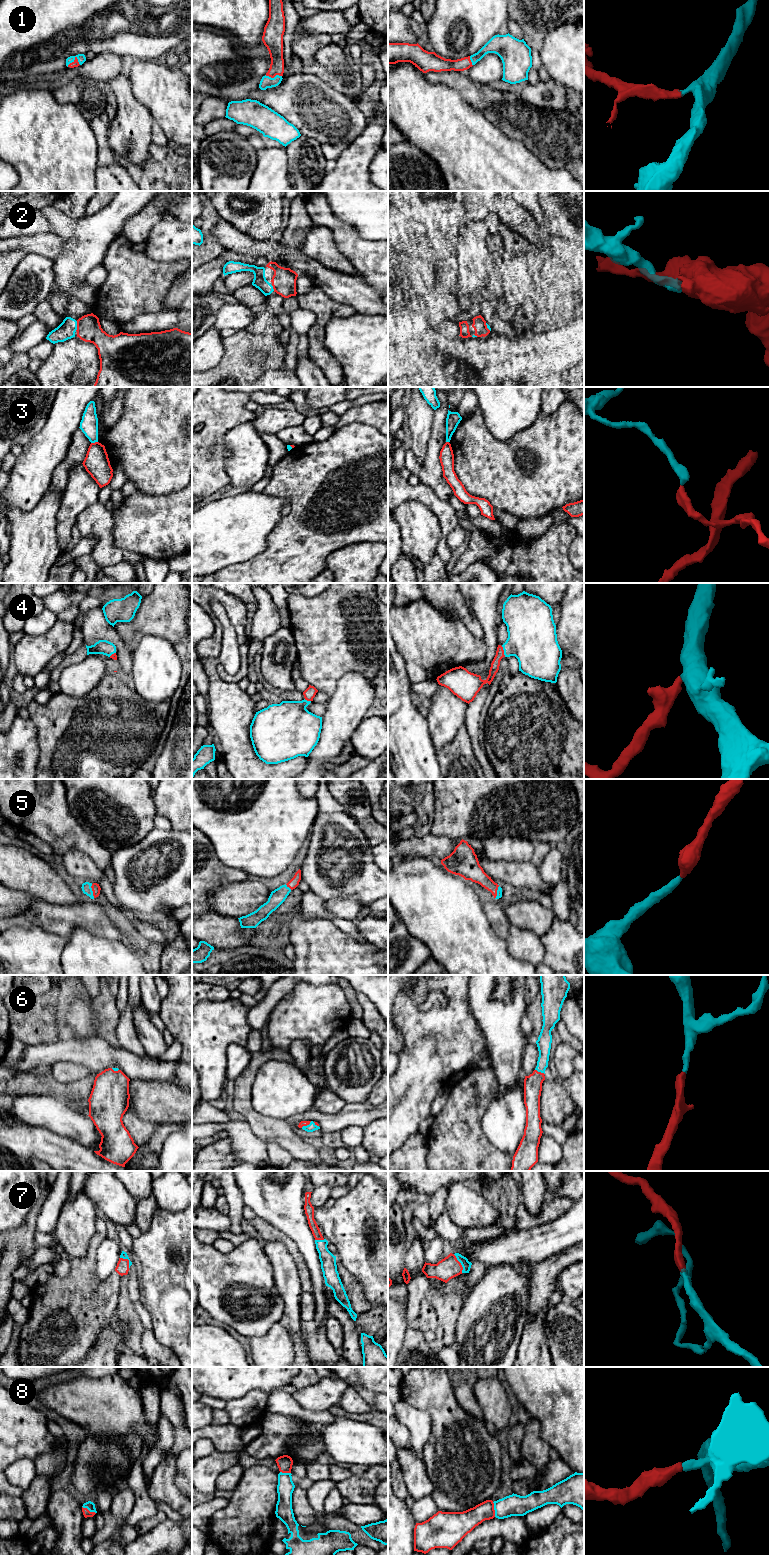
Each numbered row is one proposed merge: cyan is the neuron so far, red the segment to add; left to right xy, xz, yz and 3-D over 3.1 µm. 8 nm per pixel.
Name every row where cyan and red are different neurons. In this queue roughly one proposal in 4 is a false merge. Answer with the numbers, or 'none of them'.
3

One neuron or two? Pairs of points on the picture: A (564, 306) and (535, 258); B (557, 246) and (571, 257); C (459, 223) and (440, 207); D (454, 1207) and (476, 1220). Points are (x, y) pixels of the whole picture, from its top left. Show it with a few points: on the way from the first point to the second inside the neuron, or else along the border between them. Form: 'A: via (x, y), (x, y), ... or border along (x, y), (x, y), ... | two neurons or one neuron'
A: via (551, 297), (540, 286), (535, 271) | one neuron
B: via (560, 248), (568, 254) | one neuron
C: via (454, 220), (445, 211) | one neuron
D: via (459, 1207), (463, 1207), (471, 1215) | one neuron

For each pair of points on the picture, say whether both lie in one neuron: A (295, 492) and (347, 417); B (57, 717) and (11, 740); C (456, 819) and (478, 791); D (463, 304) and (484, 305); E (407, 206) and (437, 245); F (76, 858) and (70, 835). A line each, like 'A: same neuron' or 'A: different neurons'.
A: different neurons
B: different neurons
C: same neuron
D: different neurons
E: same neuron
F: different neurons

